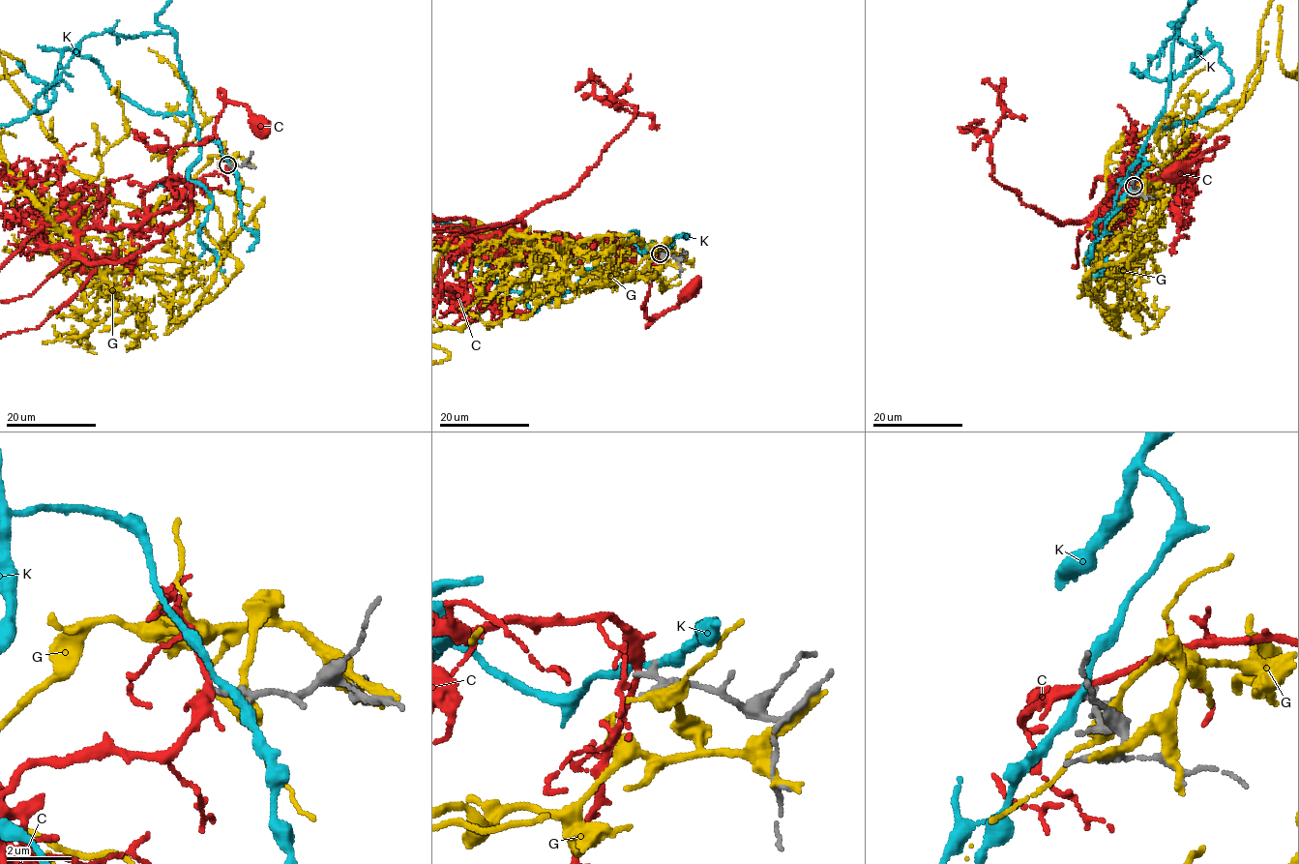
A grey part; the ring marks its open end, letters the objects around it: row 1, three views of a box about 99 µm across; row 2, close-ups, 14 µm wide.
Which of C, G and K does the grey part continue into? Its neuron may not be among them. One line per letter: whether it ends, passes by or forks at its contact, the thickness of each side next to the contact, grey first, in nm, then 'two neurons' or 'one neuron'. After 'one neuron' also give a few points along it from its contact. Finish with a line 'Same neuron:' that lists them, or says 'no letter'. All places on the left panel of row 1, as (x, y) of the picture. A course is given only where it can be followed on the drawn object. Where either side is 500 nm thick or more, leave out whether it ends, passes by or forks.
C: it passes by | 150/320 nm | two neurons
G: it passes by | 320/480 nm | two neurons
K: it passes by | 190/240 nm | two neurons
Same neuron: no letter

